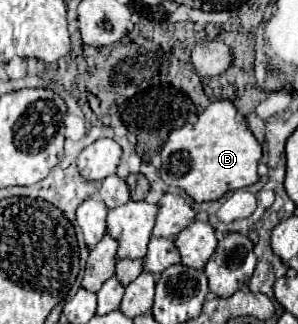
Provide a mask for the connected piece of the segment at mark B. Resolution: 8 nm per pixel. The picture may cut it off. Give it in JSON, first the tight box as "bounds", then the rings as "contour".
{"bounds":[159,101,261,203],"contour":[[[231,101],[211,103],[193,125],[183,125],[171,131],[161,149],[159,177],[169,185],[185,191],[195,203],[217,201],[229,191],[251,187],[259,181],[257,163],[261,145],[255,141],[245,121],[237,121],[237,111]]]}

